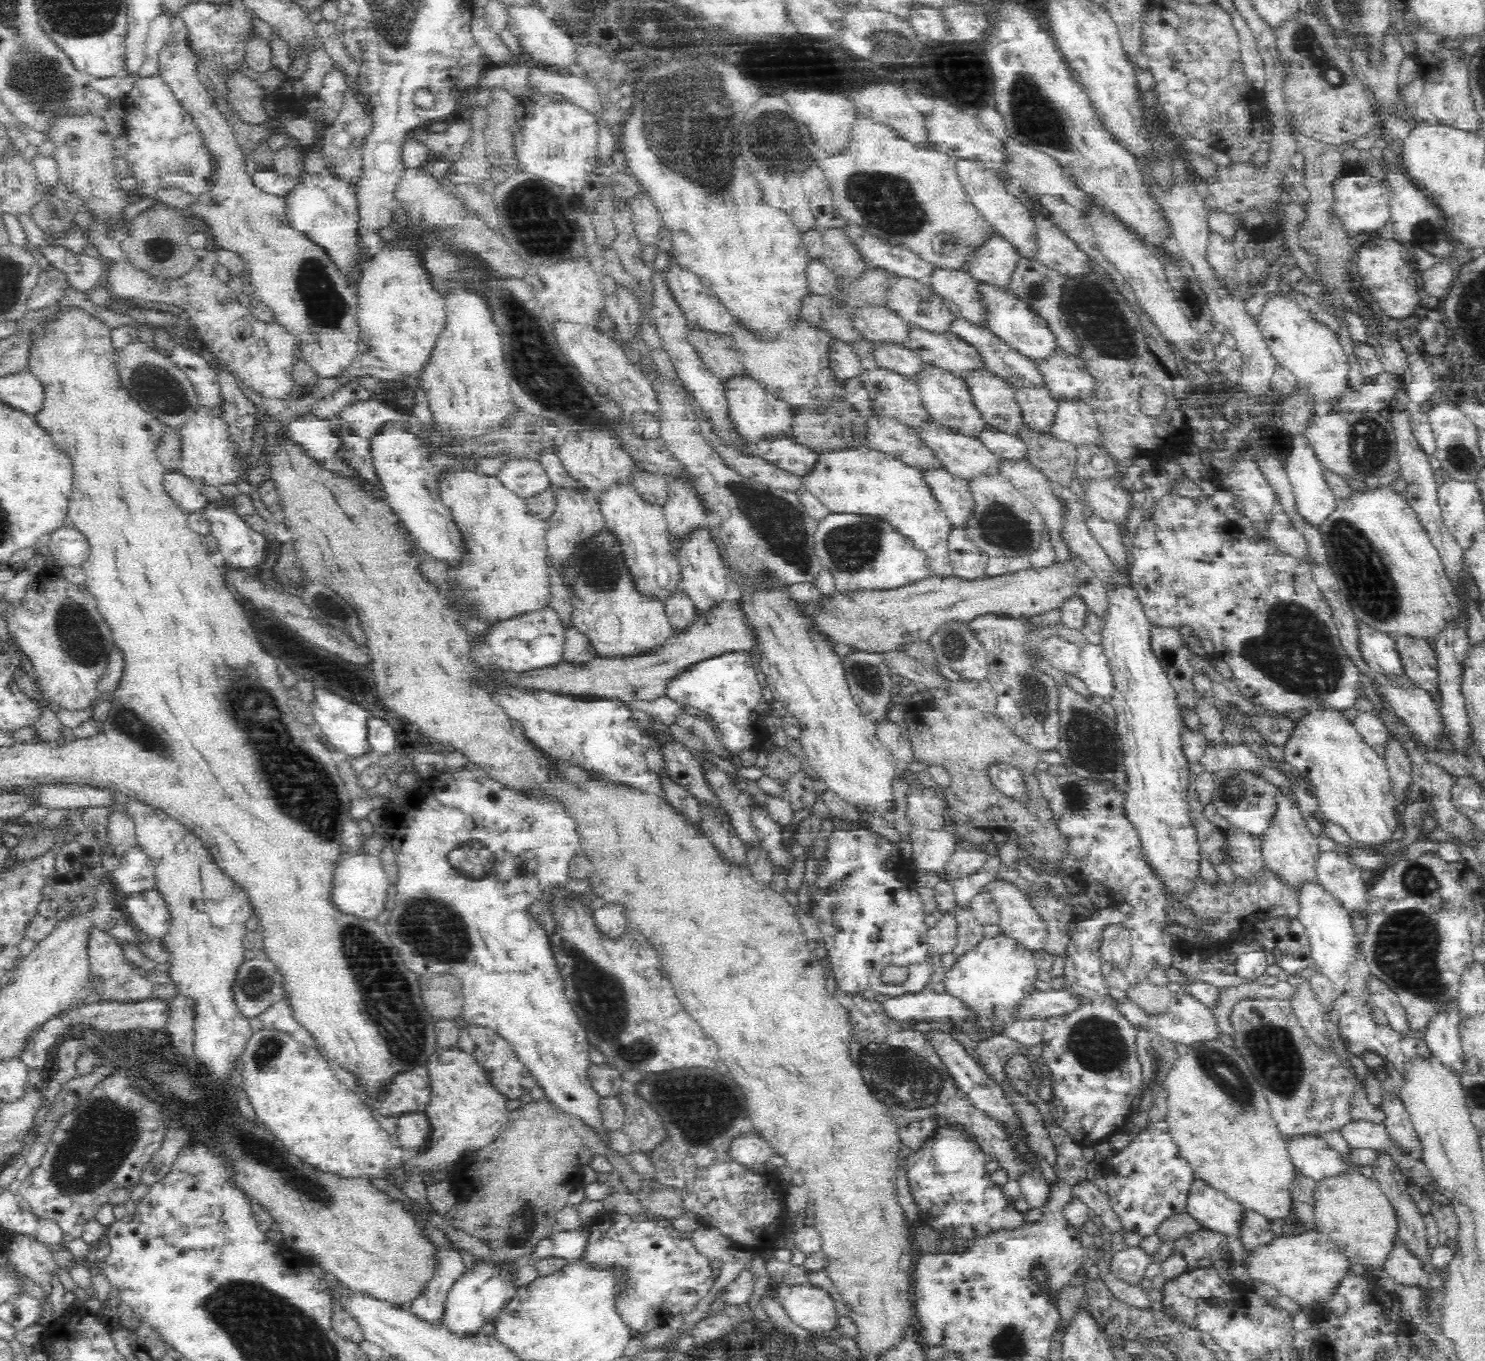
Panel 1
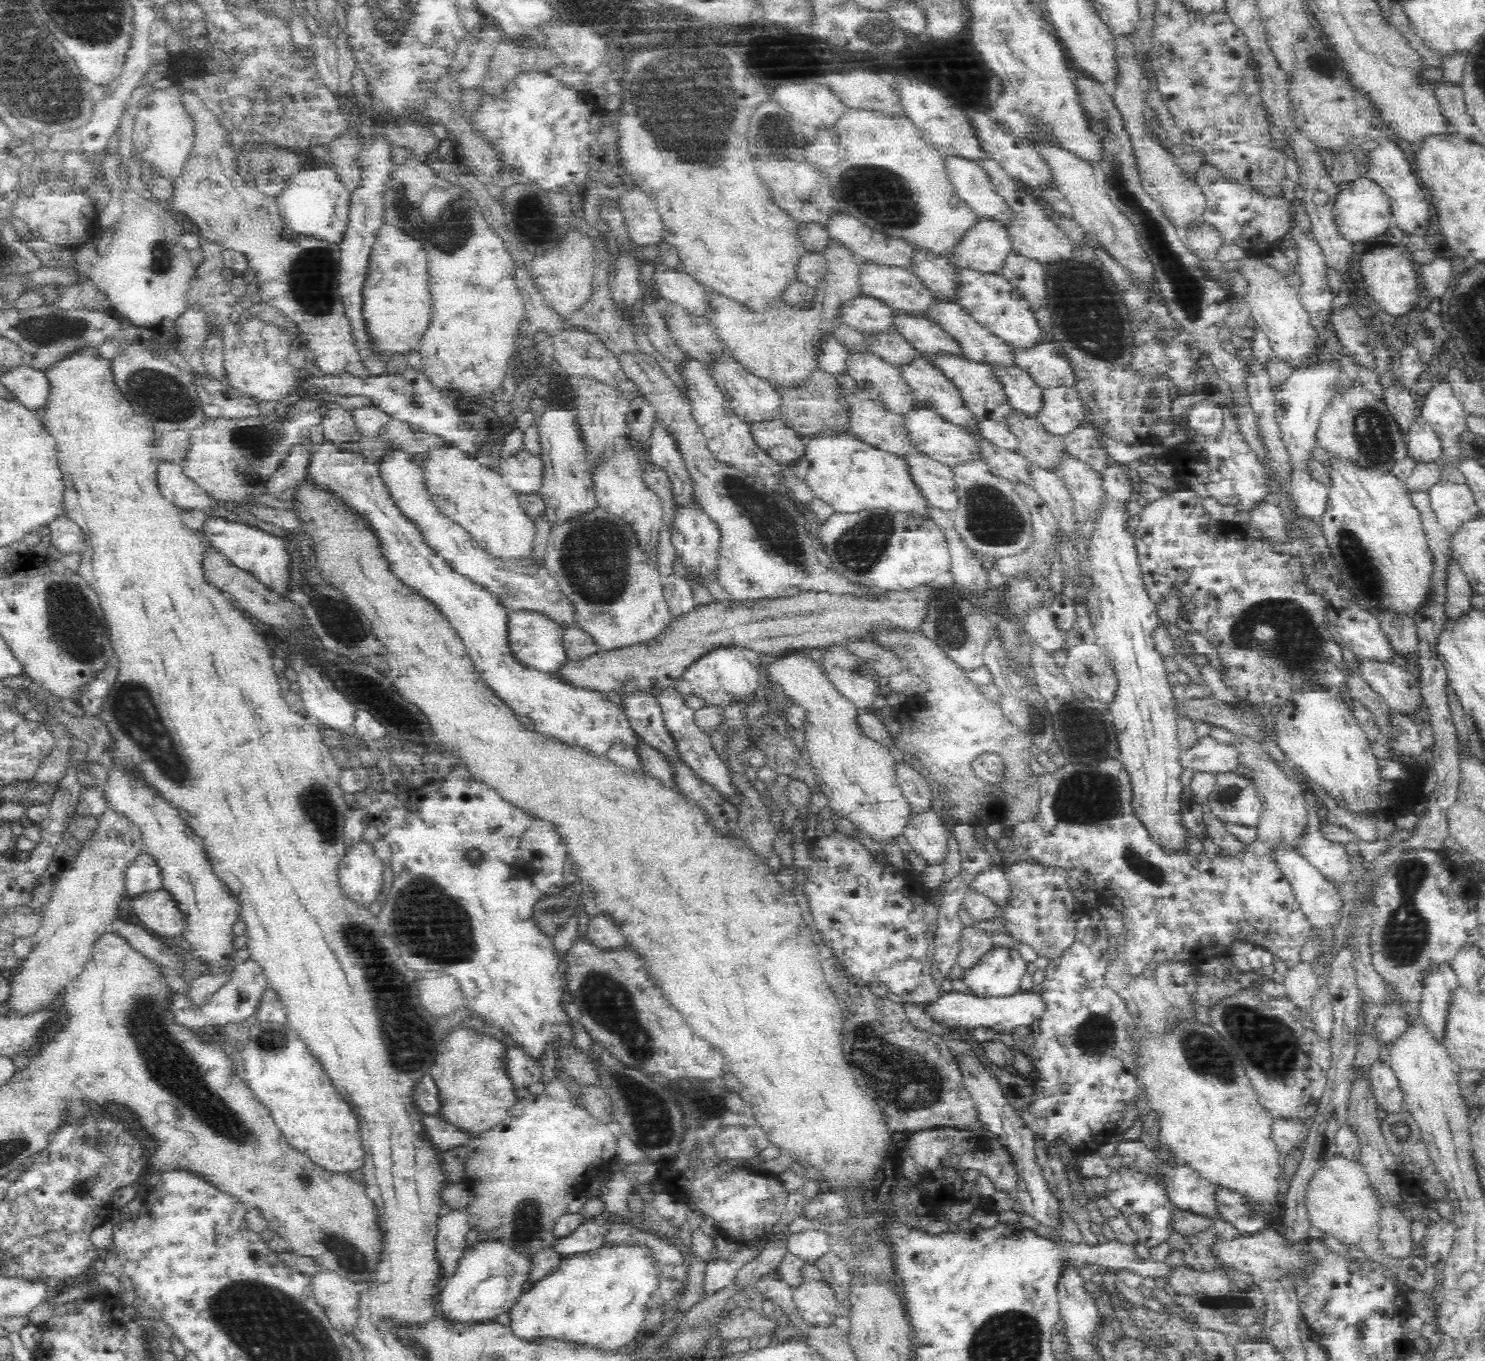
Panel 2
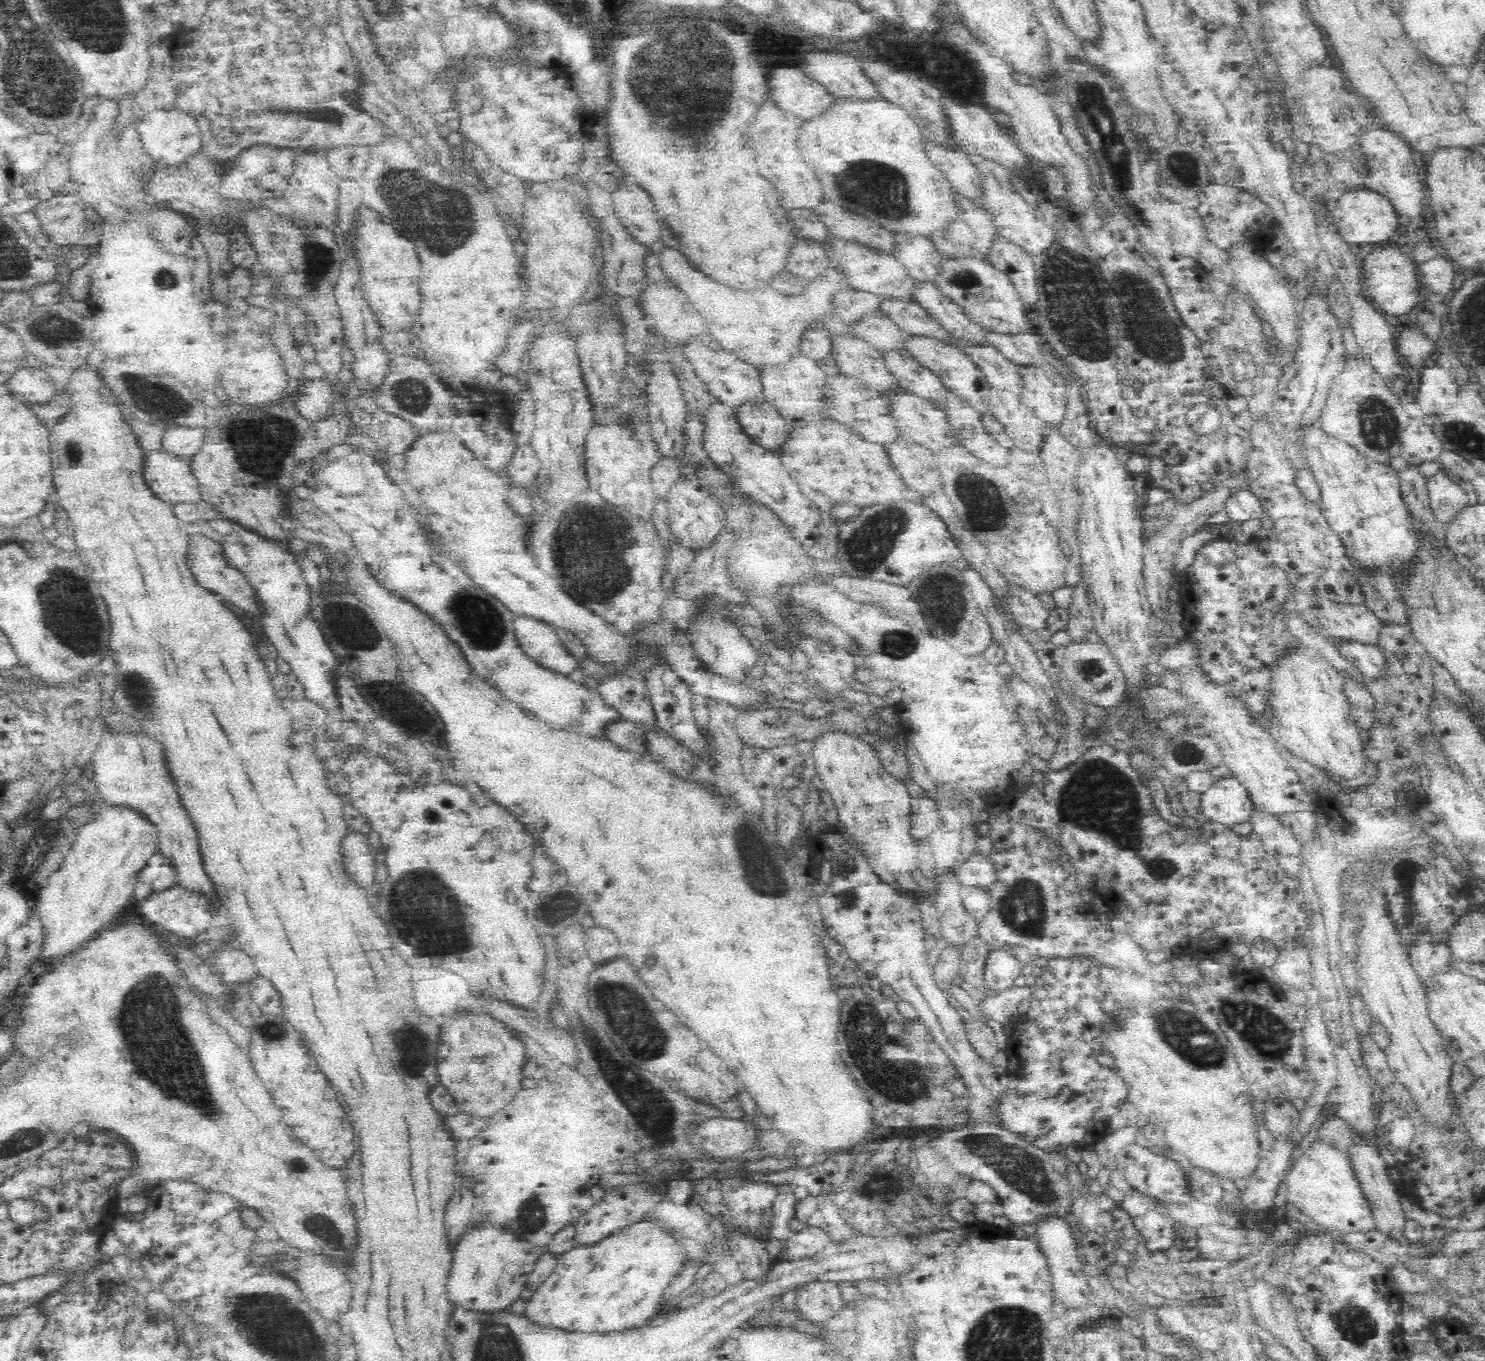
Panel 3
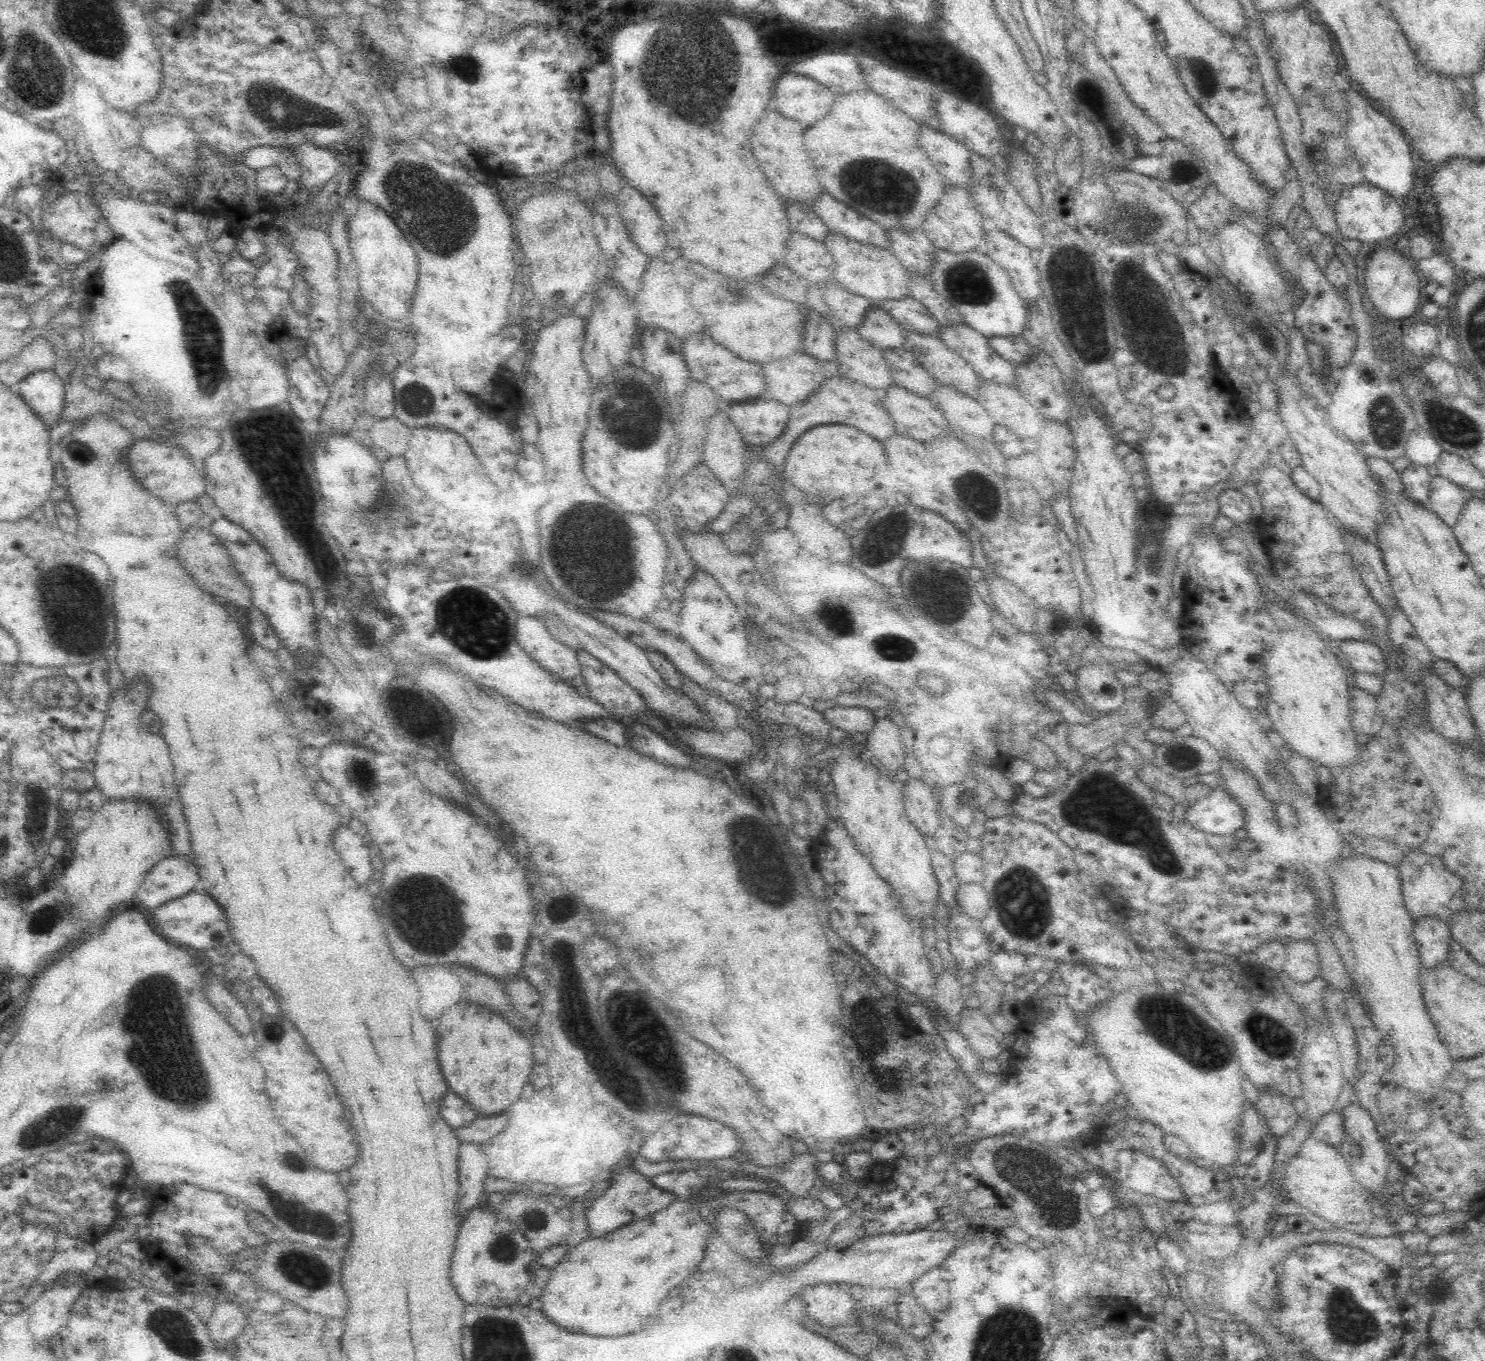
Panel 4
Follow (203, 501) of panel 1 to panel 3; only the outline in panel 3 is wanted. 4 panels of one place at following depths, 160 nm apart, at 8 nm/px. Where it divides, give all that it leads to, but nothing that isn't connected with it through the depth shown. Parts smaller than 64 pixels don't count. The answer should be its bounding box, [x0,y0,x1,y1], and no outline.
[142,450,202,506]

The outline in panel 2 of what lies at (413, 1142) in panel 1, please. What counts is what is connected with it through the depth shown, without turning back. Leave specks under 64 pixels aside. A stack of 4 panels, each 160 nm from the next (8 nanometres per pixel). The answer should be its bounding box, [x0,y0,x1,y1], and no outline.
[422,1115,473,1151]

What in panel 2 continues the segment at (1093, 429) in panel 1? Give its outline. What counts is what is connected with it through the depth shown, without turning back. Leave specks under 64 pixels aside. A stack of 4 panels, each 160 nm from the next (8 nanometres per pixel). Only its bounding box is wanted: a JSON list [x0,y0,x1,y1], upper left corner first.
[1034,386,1089,437]

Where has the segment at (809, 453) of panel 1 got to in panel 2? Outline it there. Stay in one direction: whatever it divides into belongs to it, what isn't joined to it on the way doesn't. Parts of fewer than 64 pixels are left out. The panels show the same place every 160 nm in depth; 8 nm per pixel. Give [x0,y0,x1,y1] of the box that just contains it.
[749,419,804,467]

